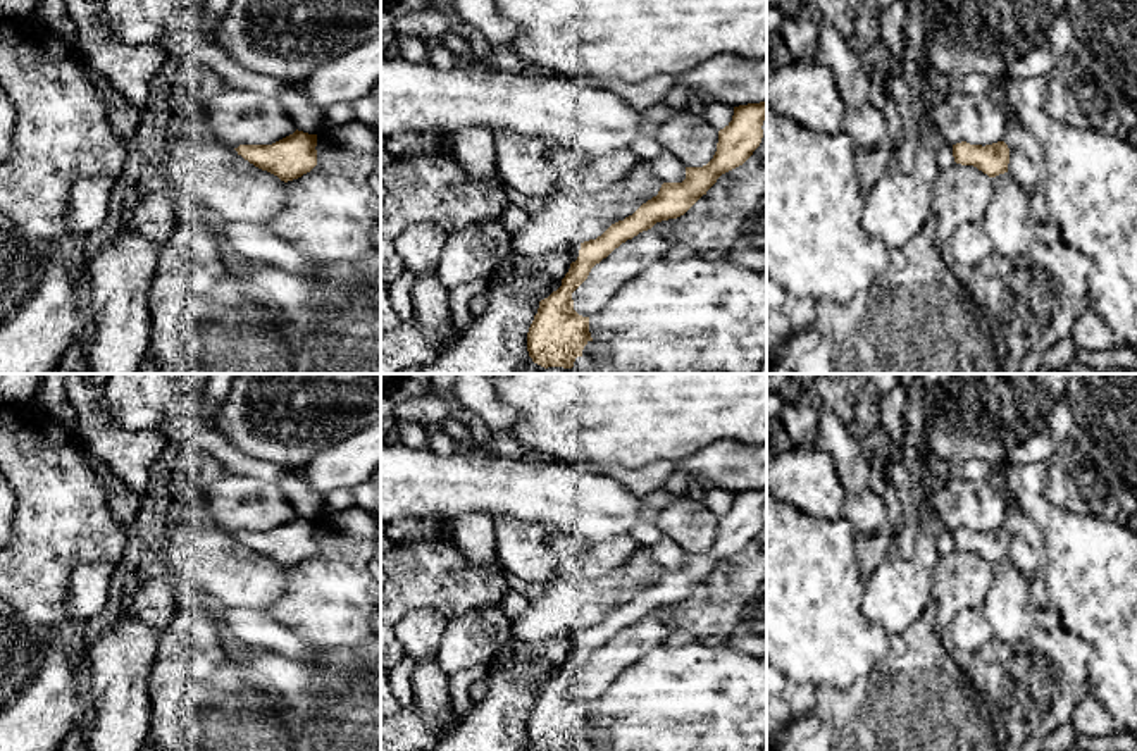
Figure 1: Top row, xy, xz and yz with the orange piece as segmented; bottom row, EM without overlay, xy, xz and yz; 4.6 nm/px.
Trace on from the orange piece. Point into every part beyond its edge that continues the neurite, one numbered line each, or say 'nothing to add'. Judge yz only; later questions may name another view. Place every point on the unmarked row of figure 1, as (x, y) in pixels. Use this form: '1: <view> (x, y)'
nothing to add

